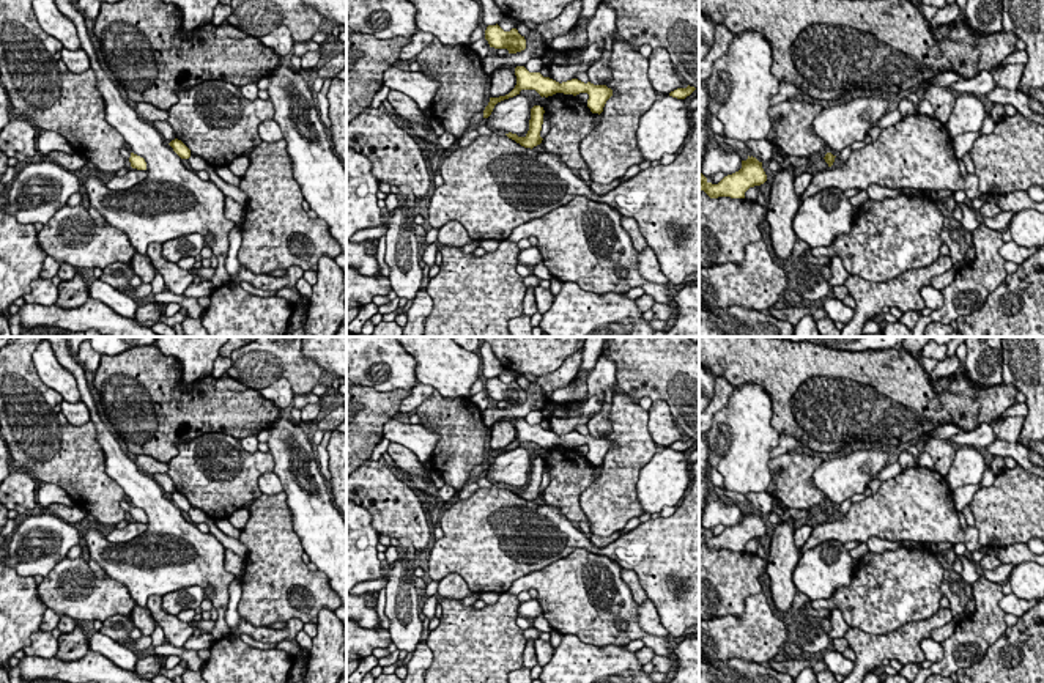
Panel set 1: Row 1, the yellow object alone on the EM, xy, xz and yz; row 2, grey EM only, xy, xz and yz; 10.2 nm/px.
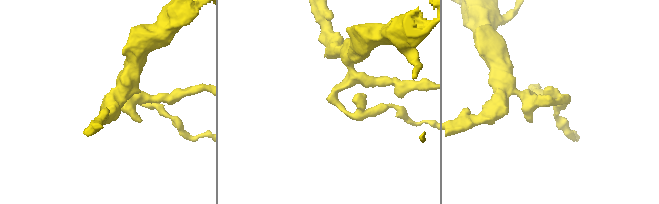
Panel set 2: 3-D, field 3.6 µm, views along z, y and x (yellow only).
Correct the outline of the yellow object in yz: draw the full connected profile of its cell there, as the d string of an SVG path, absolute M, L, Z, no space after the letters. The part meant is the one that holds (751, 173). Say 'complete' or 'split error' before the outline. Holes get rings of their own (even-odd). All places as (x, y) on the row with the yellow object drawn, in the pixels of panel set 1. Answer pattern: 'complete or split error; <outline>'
complete; M756 157L742 161L742 168L732 175L724 176L718 184L712 184L707 178L699 173L699 189L704 190L710 198L731 197L745 198L745 192L750 187L761 186L767 181L767 175L762 168L762 162Z

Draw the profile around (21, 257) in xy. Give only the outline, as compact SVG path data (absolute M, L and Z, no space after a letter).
M8 189L0 195L0 313L6 313L16 299L30 293L30 283L39 279L47 257L35 225L20 223L3 212L6 205Z

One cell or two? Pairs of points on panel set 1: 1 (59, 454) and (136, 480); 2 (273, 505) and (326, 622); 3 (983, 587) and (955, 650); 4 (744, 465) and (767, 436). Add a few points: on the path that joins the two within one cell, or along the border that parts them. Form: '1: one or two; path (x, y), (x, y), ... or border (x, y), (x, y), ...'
1: two; border (96, 435), (104, 455), (104, 471), (128, 498)
2: two; border (326, 606), (318, 612), (317, 625)
3: one; path (983, 603), (983, 622), (970, 635)
4: one; path (745, 458), (761, 443)

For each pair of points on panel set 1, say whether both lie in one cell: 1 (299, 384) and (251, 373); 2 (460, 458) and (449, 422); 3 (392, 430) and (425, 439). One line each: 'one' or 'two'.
1: one
2: one
3: one

